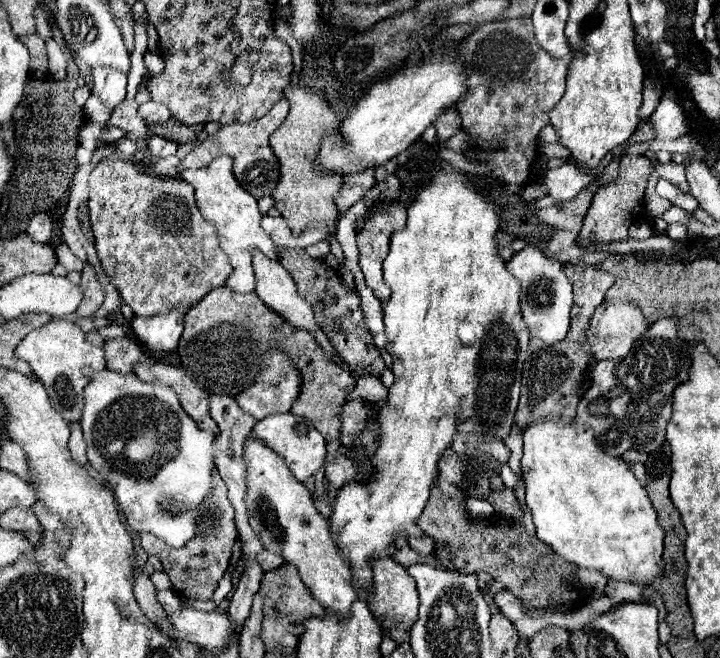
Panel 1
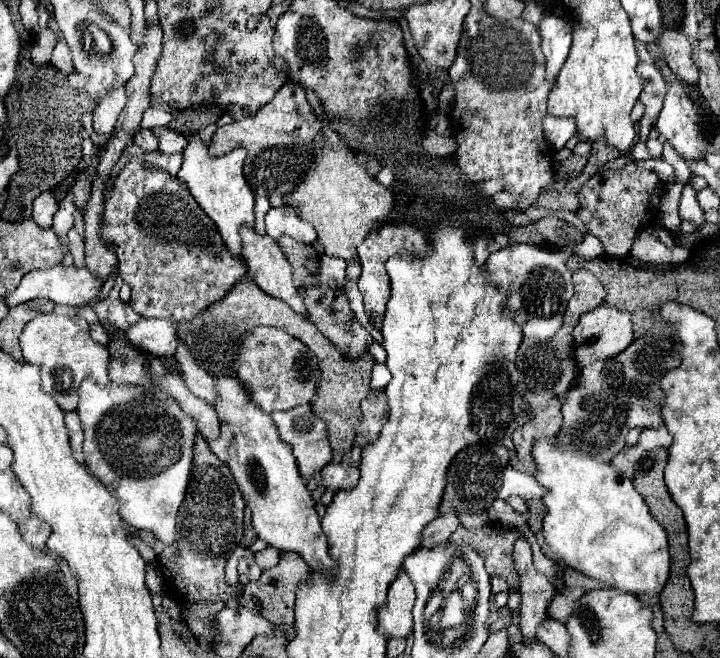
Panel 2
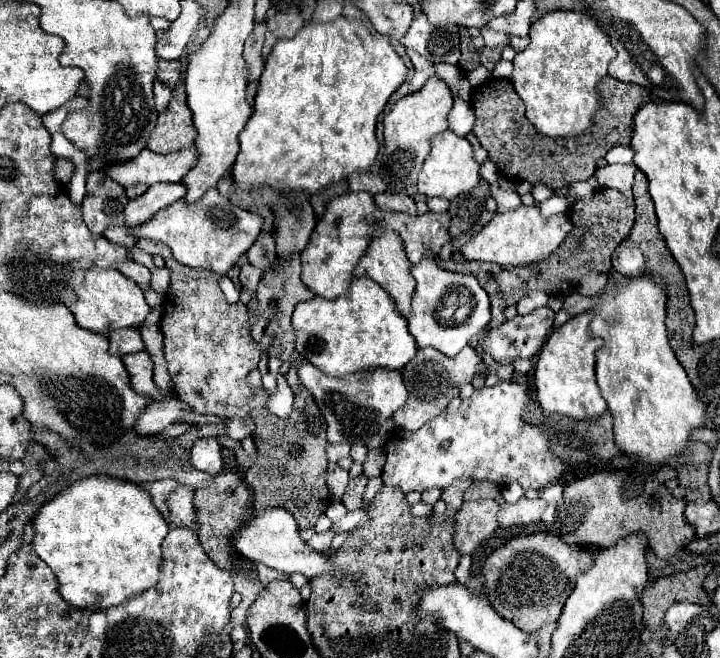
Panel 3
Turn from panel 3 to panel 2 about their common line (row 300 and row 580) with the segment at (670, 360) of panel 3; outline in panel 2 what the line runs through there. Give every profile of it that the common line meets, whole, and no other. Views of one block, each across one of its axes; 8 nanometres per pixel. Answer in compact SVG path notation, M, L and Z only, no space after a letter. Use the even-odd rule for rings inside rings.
M548 442L534 444L534 460L538 466L536 480L548 492L544 496L546 516L544 516L544 538L556 556L560 556L570 568L582 572L588 578L610 584L620 592L628 592L634 596L656 596L662 592L668 570L670 570L670 554L668 554L668 538L666 530L658 520L652 518L648 506L632 486L630 478L622 478L610 464L596 460L590 454L582 454L572 446L556 446Z

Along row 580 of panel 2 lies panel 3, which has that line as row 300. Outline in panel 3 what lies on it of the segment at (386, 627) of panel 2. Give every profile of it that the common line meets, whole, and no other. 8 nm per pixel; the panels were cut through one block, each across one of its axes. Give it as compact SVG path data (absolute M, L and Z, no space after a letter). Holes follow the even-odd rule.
M386 230L382 236L376 236L370 244L370 248L366 250L366 254L360 258L360 264L356 268L356 276L368 276L372 278L376 284L380 284L388 294L390 298L396 302L396 308L398 312L404 316L404 318L410 318L412 314L412 294L416 290L416 282L410 274L410 260L406 258L406 252L404 252L404 246L402 246L402 240L398 238L398 234L394 234L392 230Z

